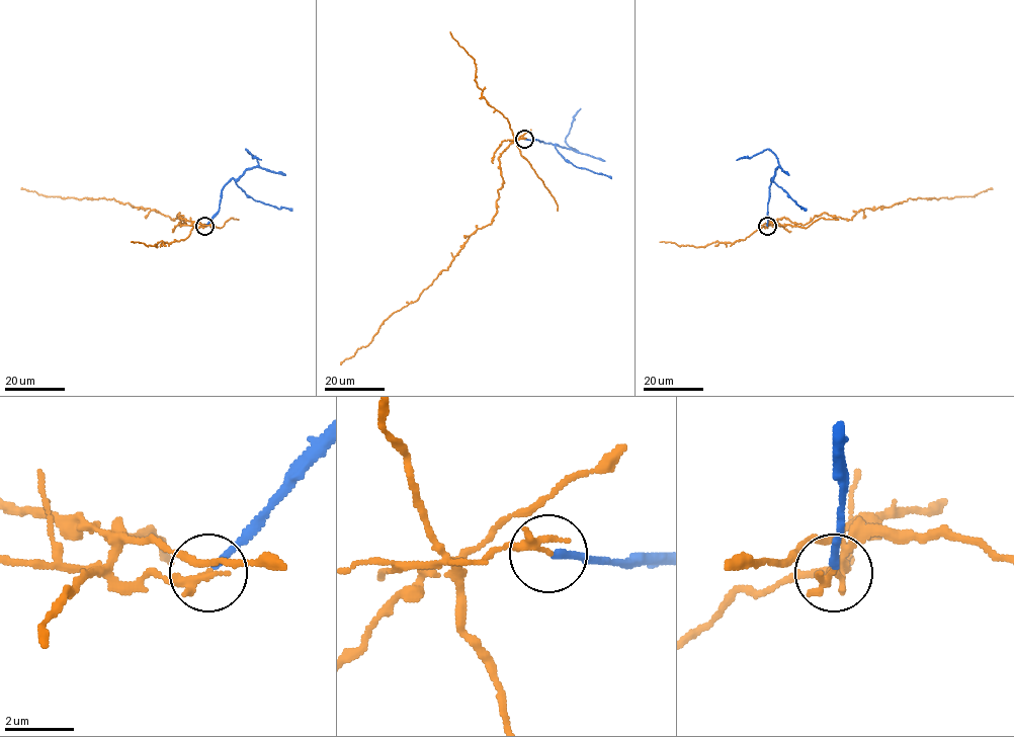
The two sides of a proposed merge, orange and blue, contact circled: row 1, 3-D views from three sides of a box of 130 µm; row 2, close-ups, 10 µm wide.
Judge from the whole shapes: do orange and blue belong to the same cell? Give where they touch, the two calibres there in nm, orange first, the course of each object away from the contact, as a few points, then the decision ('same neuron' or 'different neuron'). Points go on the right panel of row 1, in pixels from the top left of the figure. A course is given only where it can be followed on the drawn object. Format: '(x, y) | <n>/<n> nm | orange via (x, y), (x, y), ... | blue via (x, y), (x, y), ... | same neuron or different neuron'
(767, 226) | 280/190 nm | orange via (766, 226), (783, 217), (804, 225), (823, 213), (849, 220), (861, 210), (909, 198), (974, 196), (993, 189) | blue via (766, 226), (769, 187), (778, 161), (766, 149), (737, 160) | different neuron

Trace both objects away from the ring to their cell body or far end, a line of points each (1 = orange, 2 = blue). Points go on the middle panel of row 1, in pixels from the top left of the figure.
1: (524, 139), (500, 155), (503, 180), (492, 222), (472, 234), (417, 300), (392, 313), (366, 346), (340, 364)
2: (524, 139), (577, 151), (565, 139), (573, 116), (580, 108)

